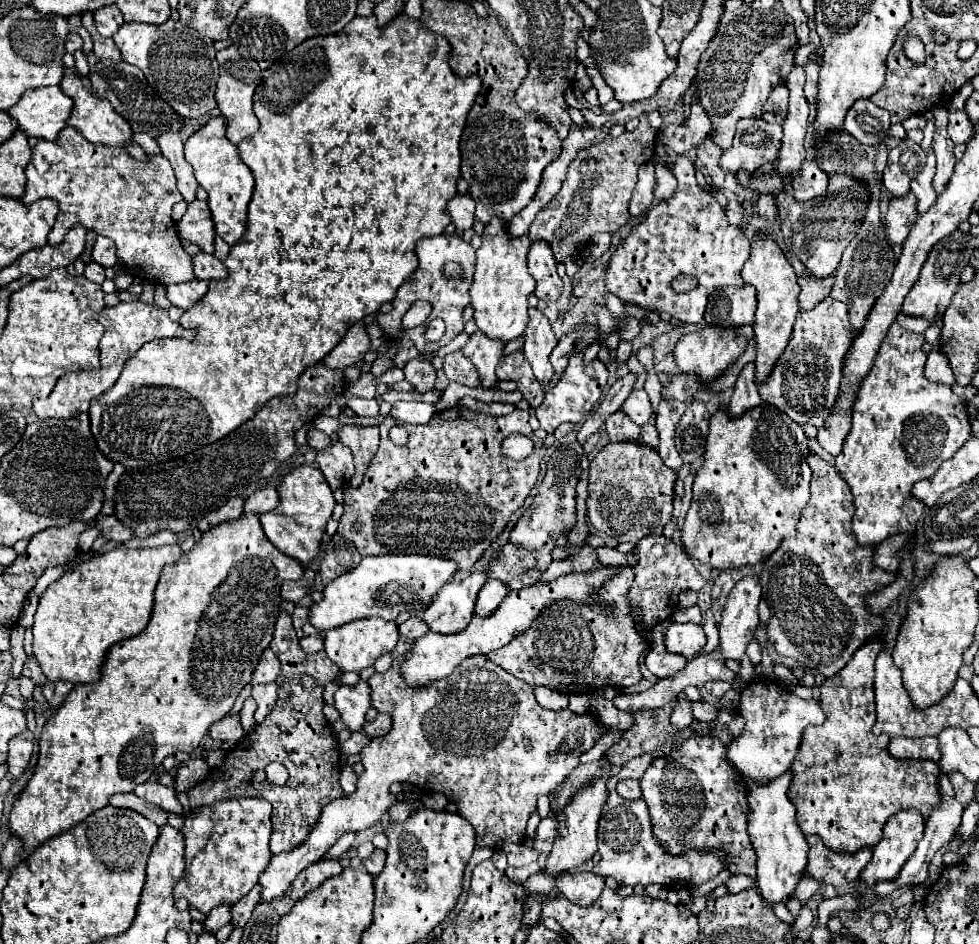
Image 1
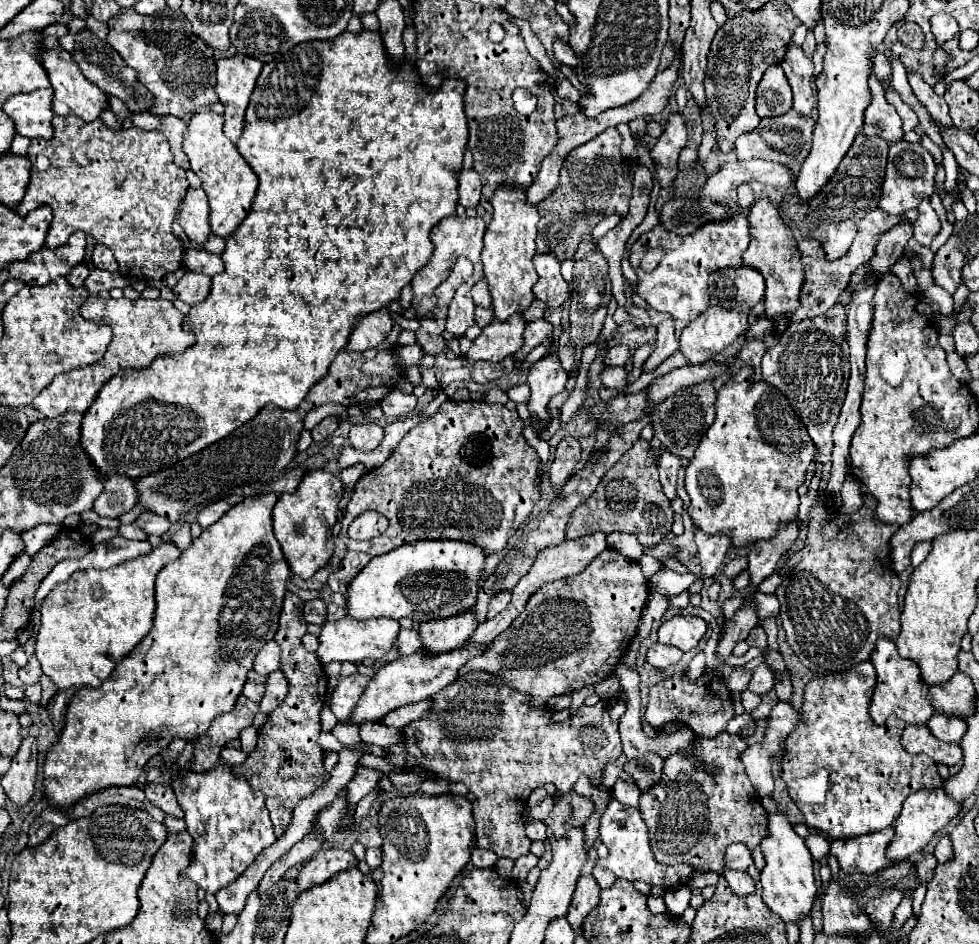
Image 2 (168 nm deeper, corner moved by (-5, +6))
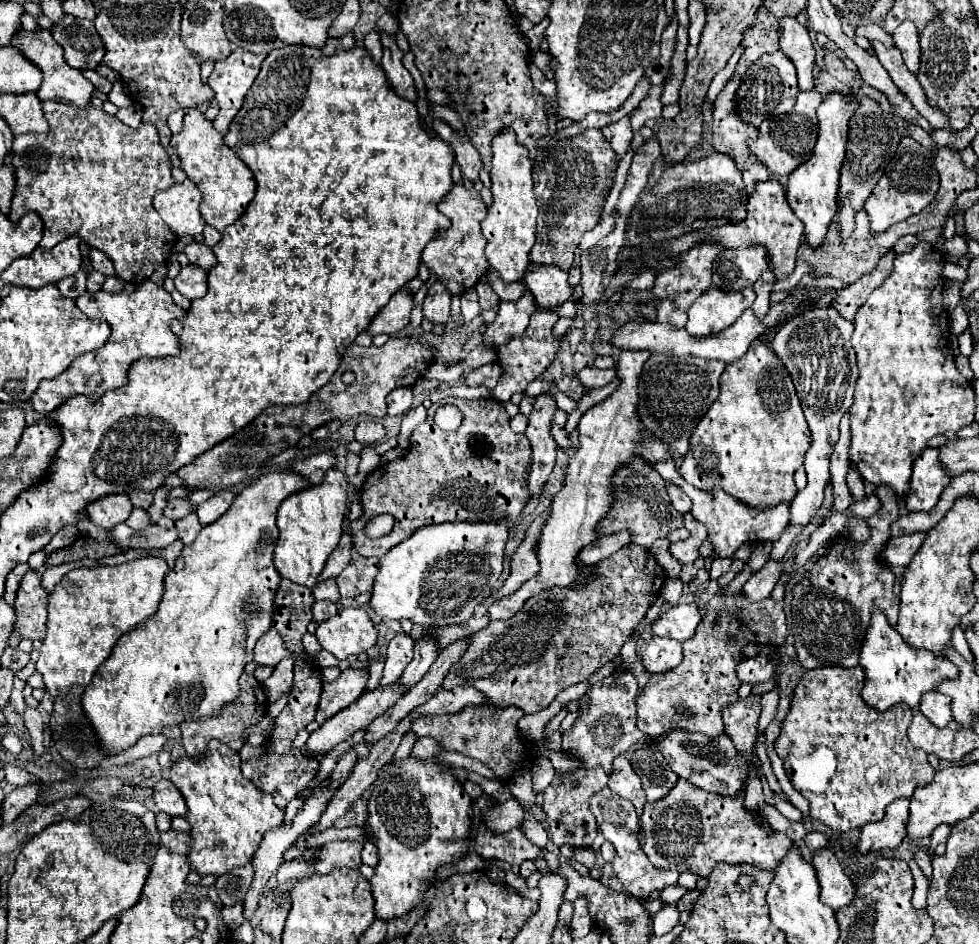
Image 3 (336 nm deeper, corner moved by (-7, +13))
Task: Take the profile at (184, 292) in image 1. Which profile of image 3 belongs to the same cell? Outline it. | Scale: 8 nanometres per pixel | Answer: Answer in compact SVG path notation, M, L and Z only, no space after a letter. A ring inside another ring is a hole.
M190 264L178 272L178 276L174 278L174 284L182 296L196 300L196 298L206 296L206 292L208 292L206 278L208 278L208 272L204 268Z

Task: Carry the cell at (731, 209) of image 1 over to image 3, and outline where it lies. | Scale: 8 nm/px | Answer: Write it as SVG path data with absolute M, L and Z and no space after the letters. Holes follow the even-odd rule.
M752 164L752 166L748 166L748 168L742 172L742 176L744 176L746 190L748 190L748 194L750 194L750 190L754 190L754 186L756 186L758 182L768 180L768 168L762 166L762 164Z

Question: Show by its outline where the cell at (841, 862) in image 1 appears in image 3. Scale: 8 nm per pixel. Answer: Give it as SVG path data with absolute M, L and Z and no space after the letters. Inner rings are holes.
M894 800L886 808L886 816L880 822L866 824L860 832L860 840L856 844L856 852L860 856L868 856L880 852L884 848L898 848L904 840L904 822L908 814L908 800Z

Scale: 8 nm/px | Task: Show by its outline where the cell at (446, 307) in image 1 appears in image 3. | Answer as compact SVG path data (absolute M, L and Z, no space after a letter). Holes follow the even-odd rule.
M454 186L440 204L440 212L446 214L452 222L448 232L442 238L430 242L422 252L422 262L436 274L436 280L446 286L452 296L462 296L464 290L474 288L474 284L488 272L488 262L484 256L484 236L480 230L482 218L486 218L486 204L474 188Z

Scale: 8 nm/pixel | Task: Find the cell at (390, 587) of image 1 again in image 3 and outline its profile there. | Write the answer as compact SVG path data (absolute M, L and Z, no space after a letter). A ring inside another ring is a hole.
M446 522L442 526L426 526L416 530L406 542L400 542L382 556L368 606L380 618L408 618L422 626L450 626L466 622L474 608L492 594L502 572L504 546L508 540L508 522Z

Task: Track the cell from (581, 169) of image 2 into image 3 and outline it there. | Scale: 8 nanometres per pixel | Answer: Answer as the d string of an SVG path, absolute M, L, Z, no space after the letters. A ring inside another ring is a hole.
M586 130L580 136L574 138L562 138L556 142L556 146L550 152L550 158L542 158L544 164L540 170L532 172L534 178L534 194L538 200L538 226L536 226L536 244L530 252L532 262L536 264L556 264L560 270L568 272L572 262L574 262L574 252L580 244L580 238L586 230L592 230L598 224L600 210L604 208L604 196L610 192L614 184L614 176L618 170L618 160L616 152L612 150L610 142L604 138L602 130Z

